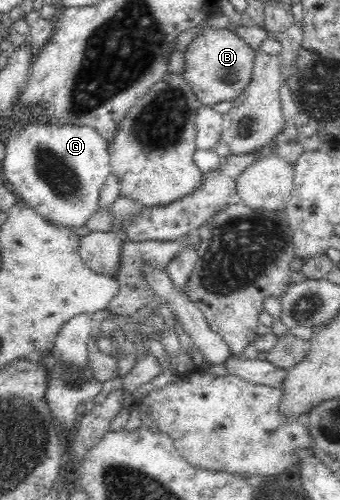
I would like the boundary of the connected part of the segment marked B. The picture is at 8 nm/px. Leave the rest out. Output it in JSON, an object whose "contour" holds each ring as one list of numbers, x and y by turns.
{"contour":[[205,28,186,47,182,76,192,86,203,106,213,106,221,101,234,101,251,81,256,54,236,32,227,28]]}

